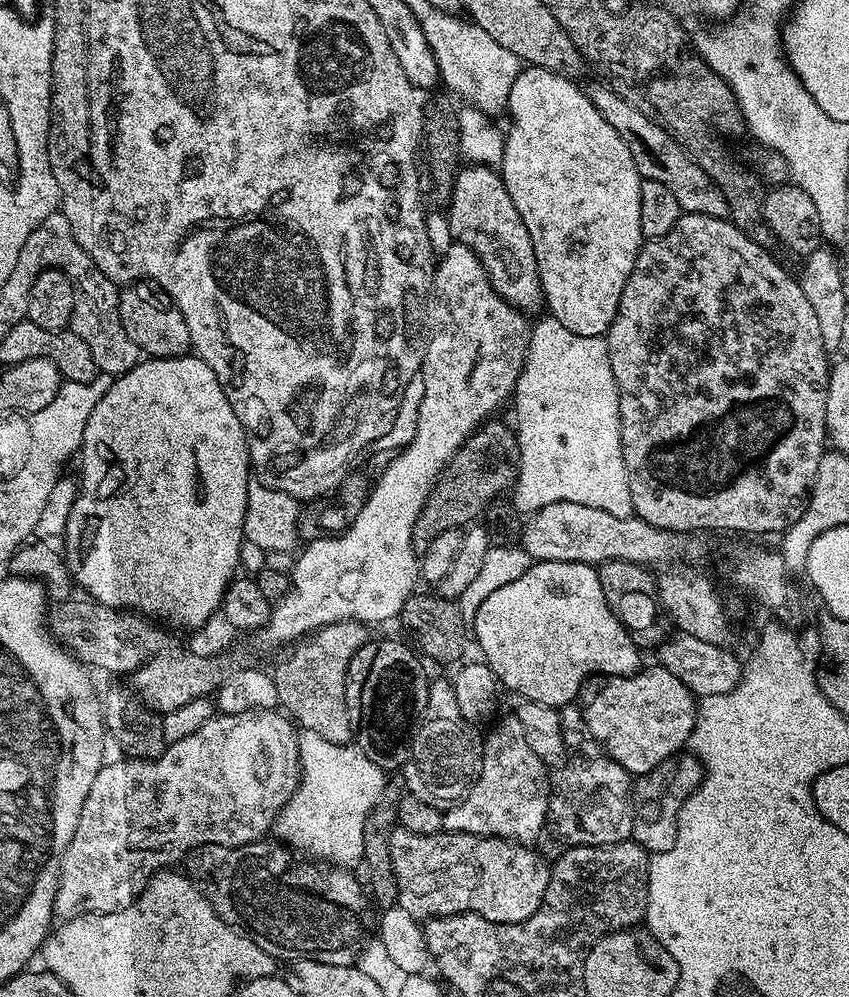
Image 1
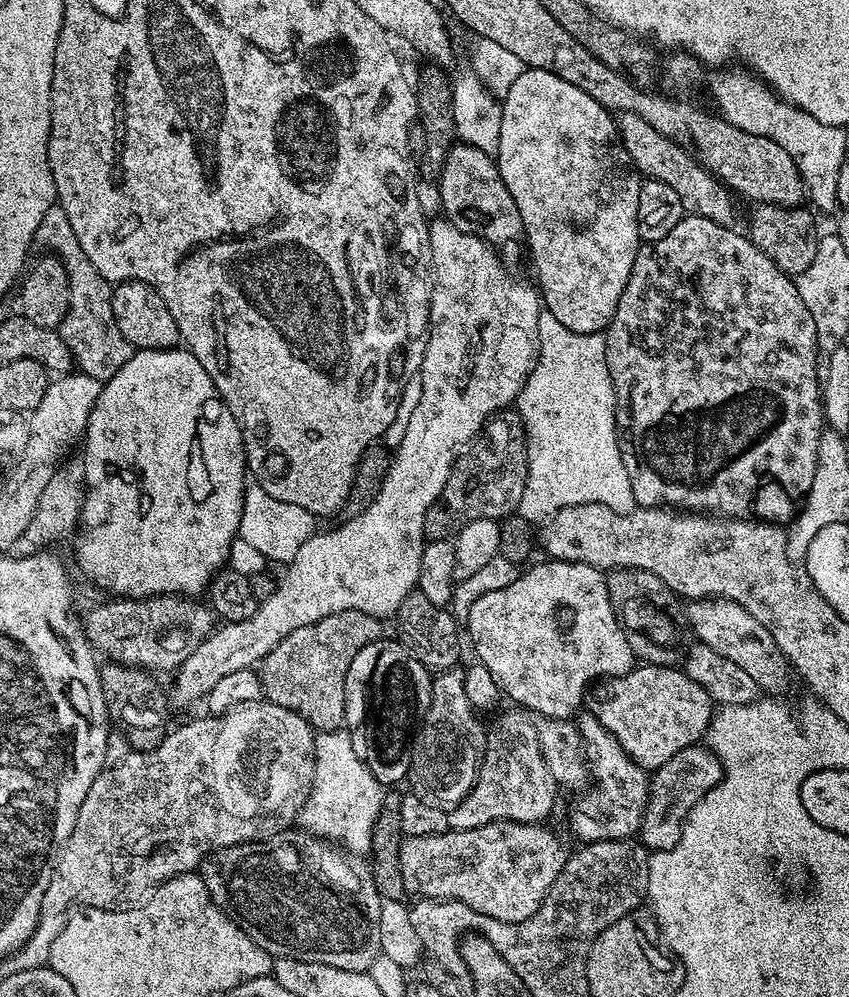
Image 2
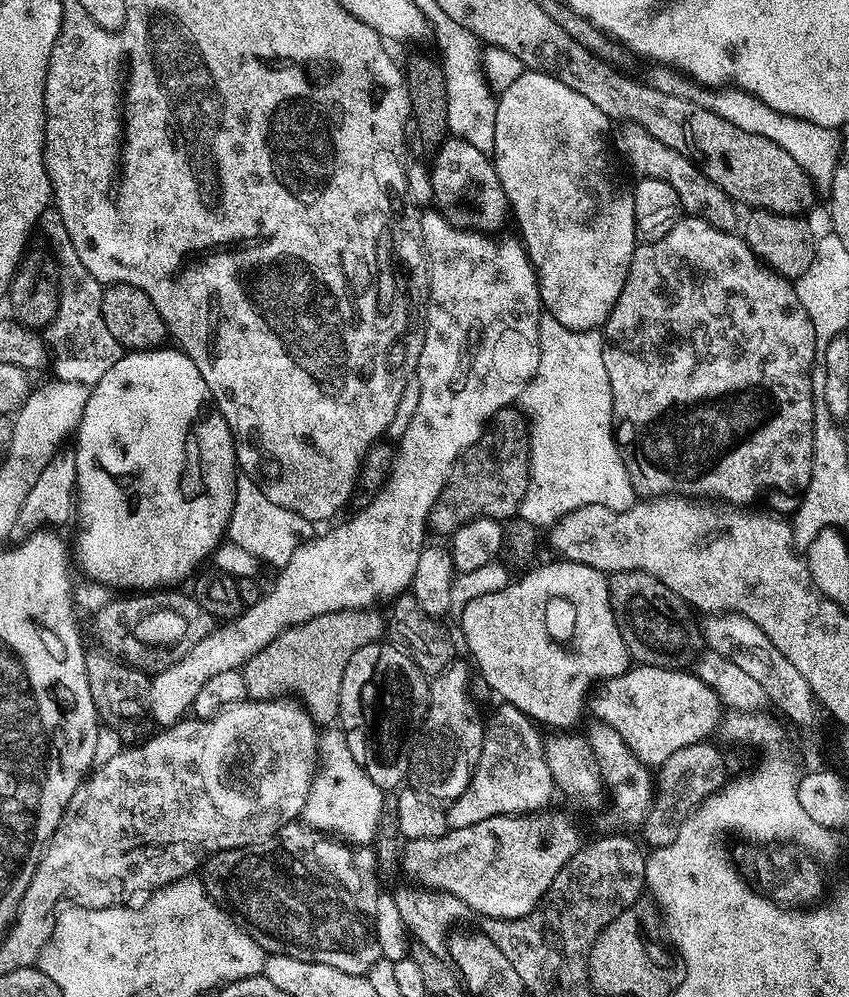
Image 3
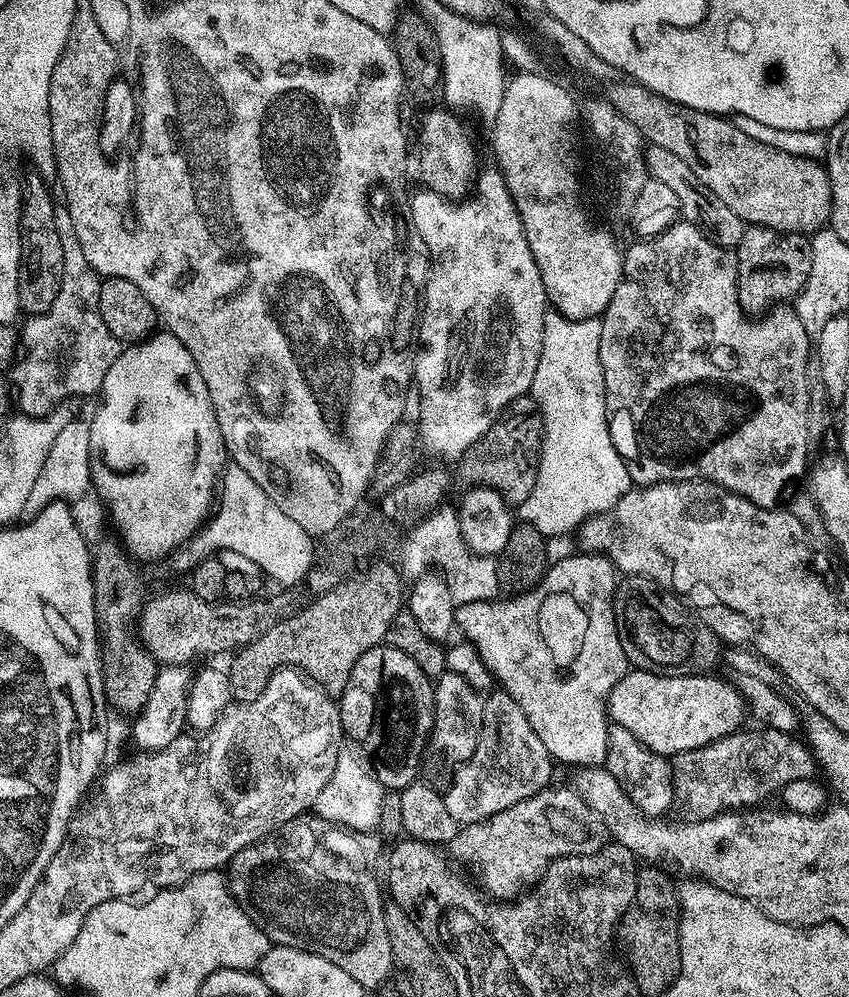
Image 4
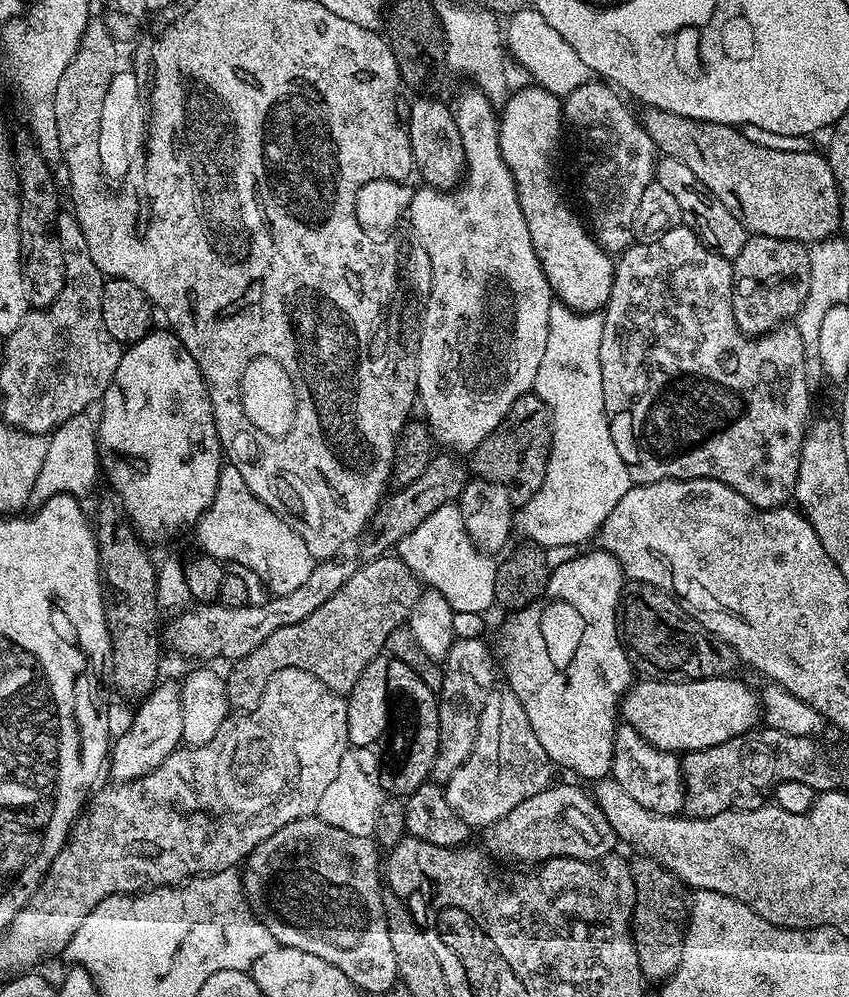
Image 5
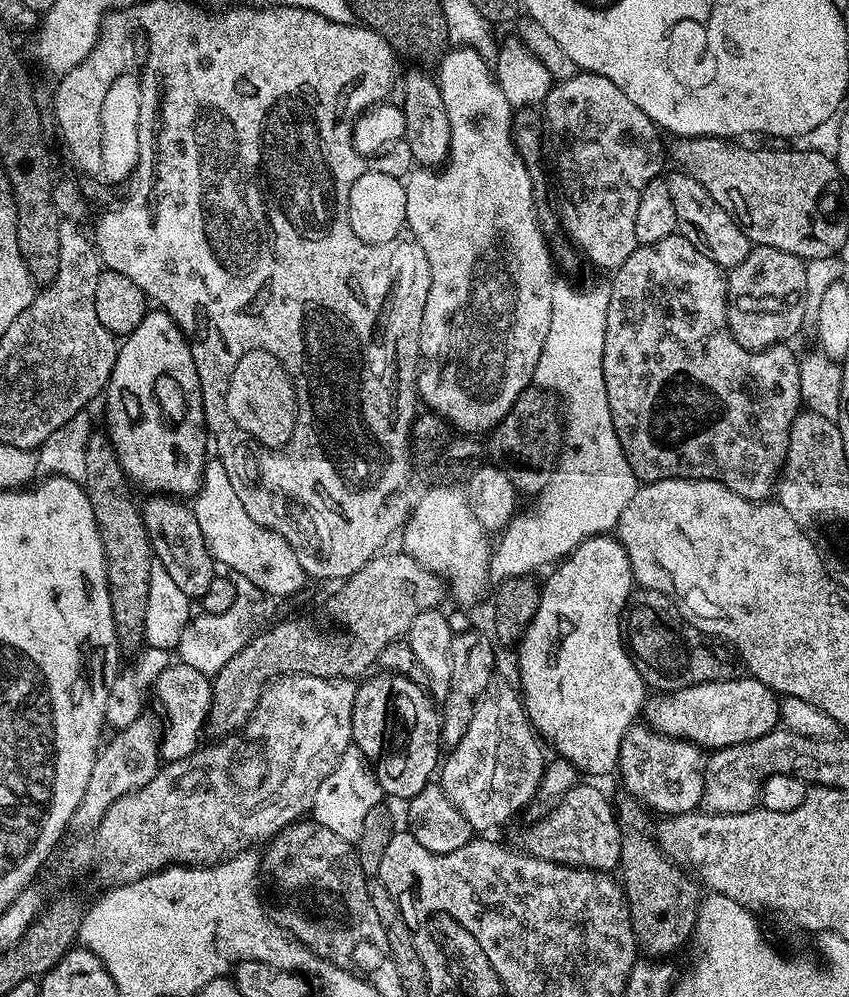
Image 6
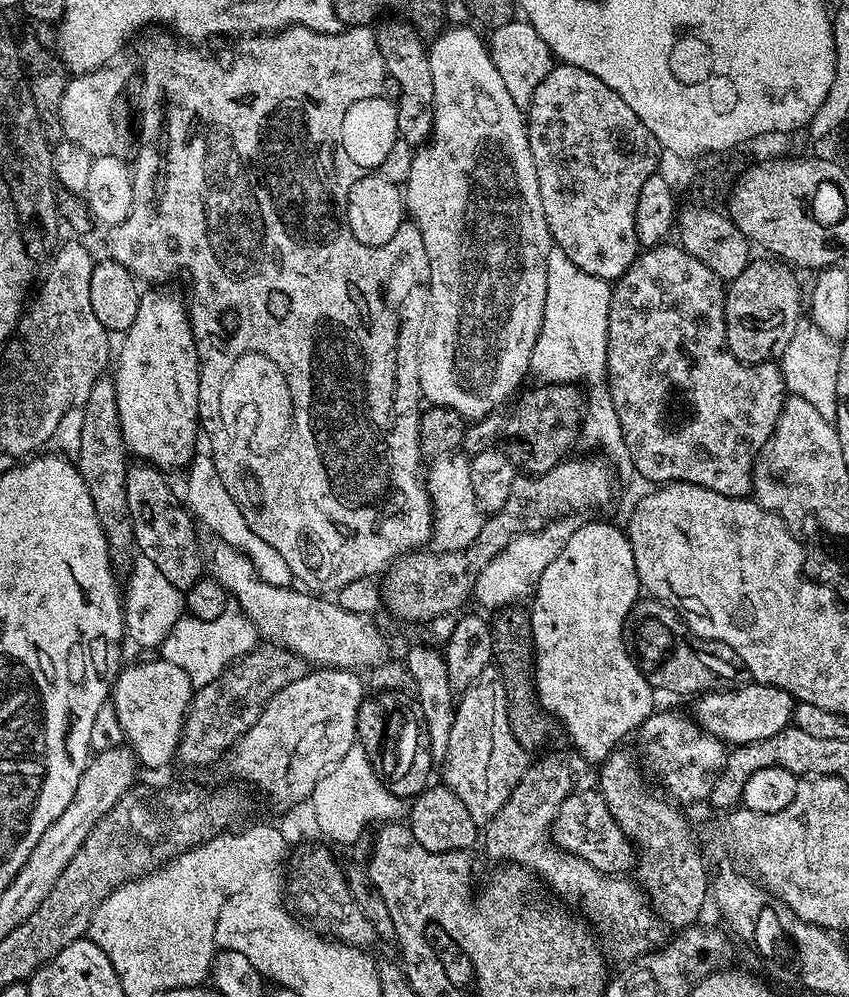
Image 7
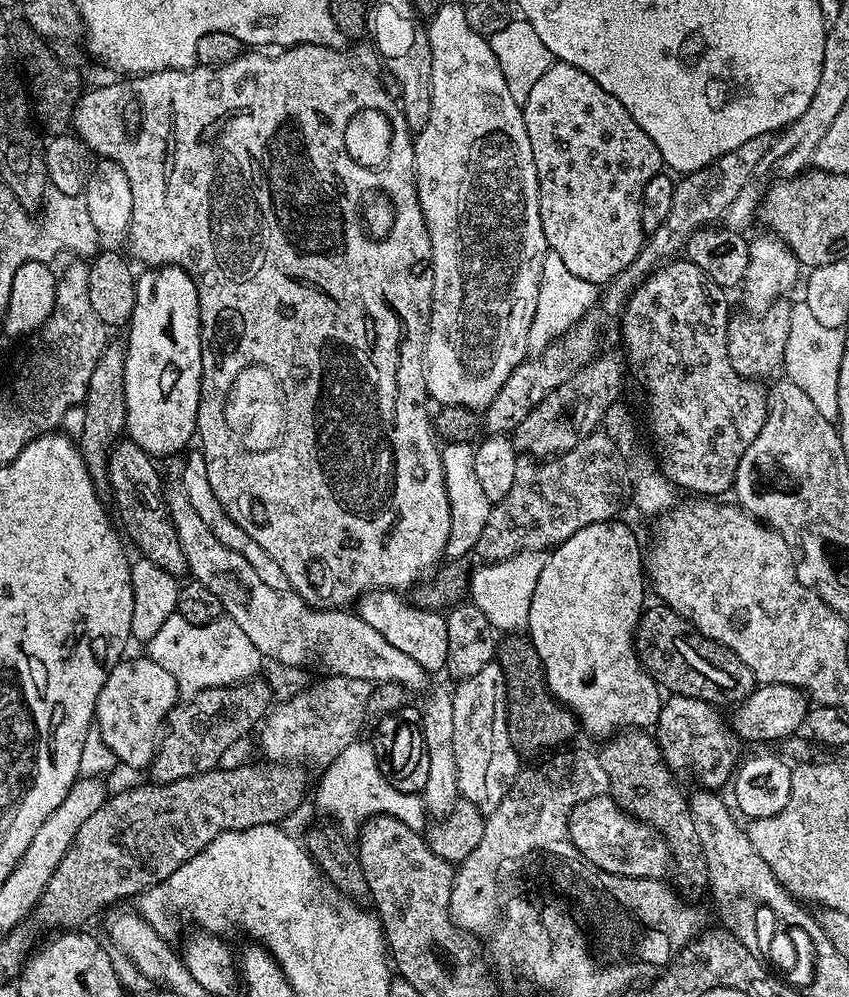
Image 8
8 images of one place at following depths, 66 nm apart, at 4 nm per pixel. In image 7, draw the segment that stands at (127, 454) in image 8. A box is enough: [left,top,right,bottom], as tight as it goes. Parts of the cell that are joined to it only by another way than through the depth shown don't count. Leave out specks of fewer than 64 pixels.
[126,462,206,590]

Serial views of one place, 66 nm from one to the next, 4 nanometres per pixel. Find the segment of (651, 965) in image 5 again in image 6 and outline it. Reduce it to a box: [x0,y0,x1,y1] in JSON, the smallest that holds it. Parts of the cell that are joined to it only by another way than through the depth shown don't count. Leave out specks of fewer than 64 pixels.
[616,798,702,958]

